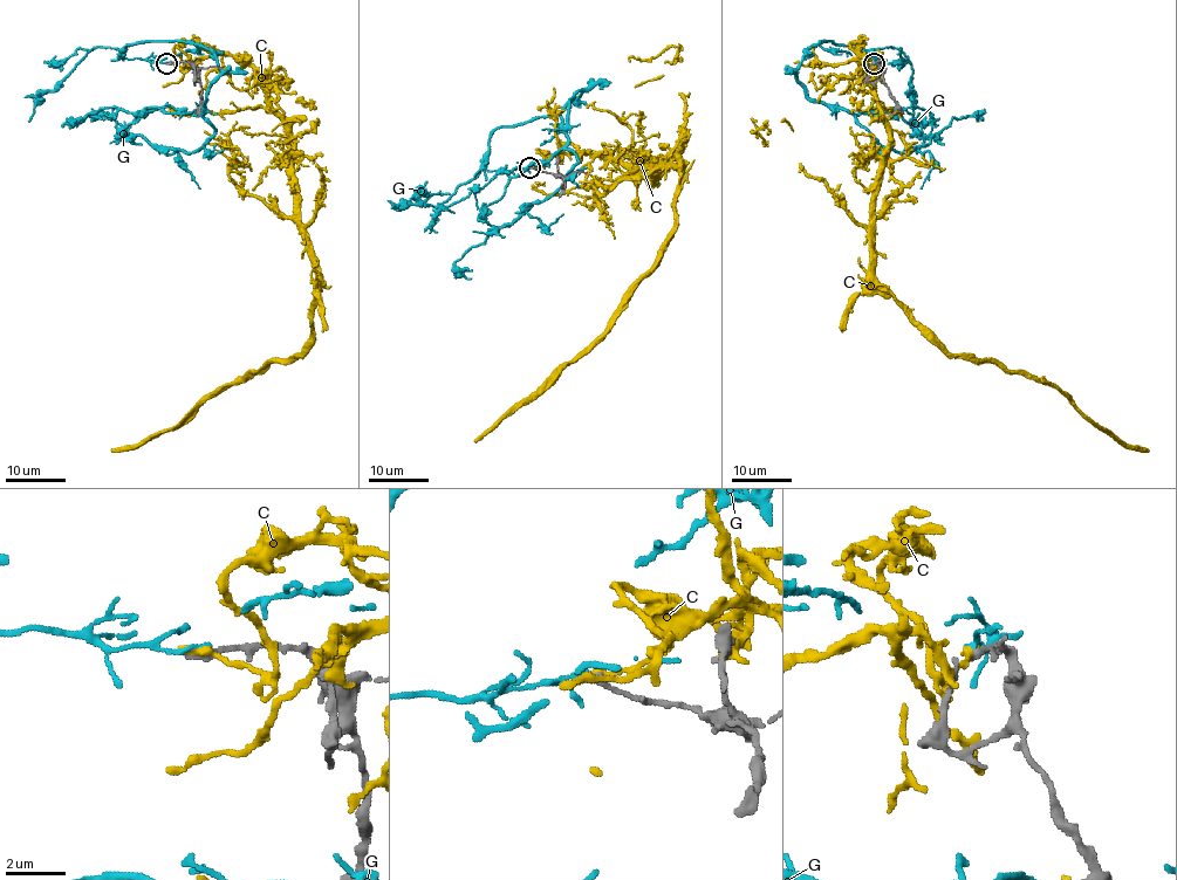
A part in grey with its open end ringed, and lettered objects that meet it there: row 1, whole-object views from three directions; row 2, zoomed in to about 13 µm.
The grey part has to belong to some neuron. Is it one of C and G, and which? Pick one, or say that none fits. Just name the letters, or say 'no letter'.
no letter

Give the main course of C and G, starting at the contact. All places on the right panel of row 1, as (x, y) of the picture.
C: (873, 63), (866, 70), (860, 54), (888, 124), (876, 283), (951, 355), (1053, 384), (1099, 428), (1148, 452)
G: (874, 62), (816, 42), (798, 80), (895, 151), (984, 112)

